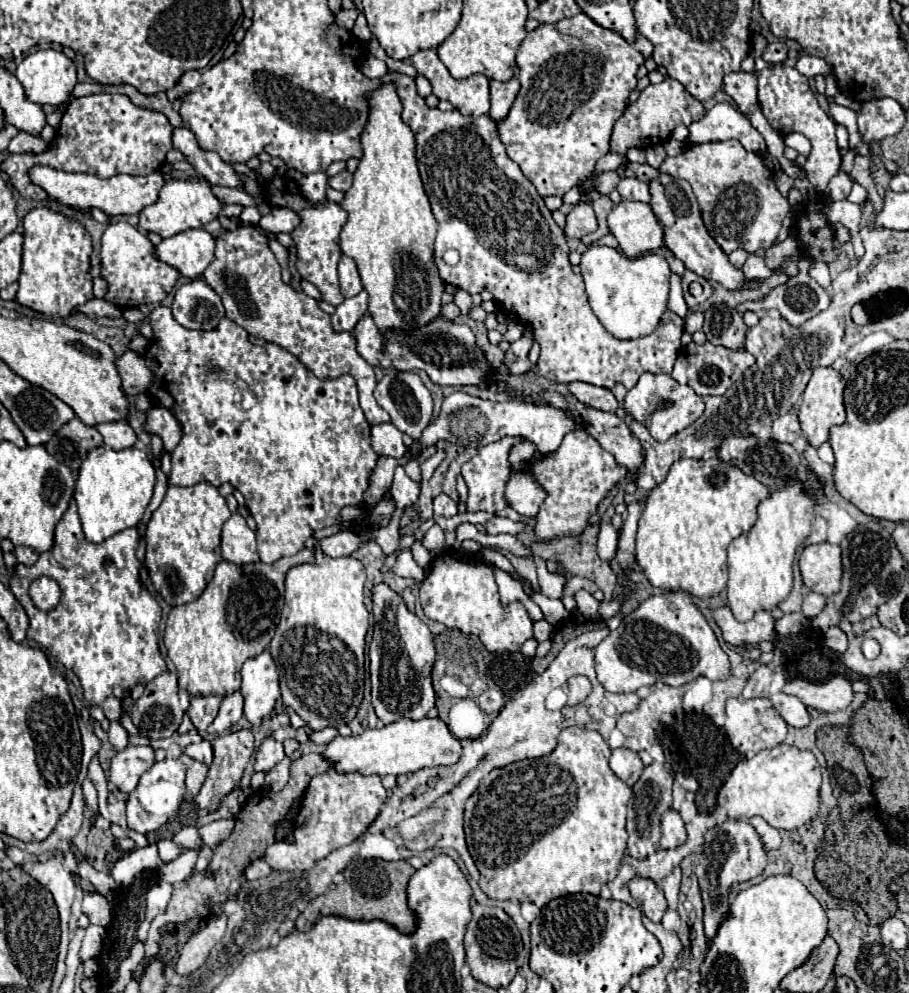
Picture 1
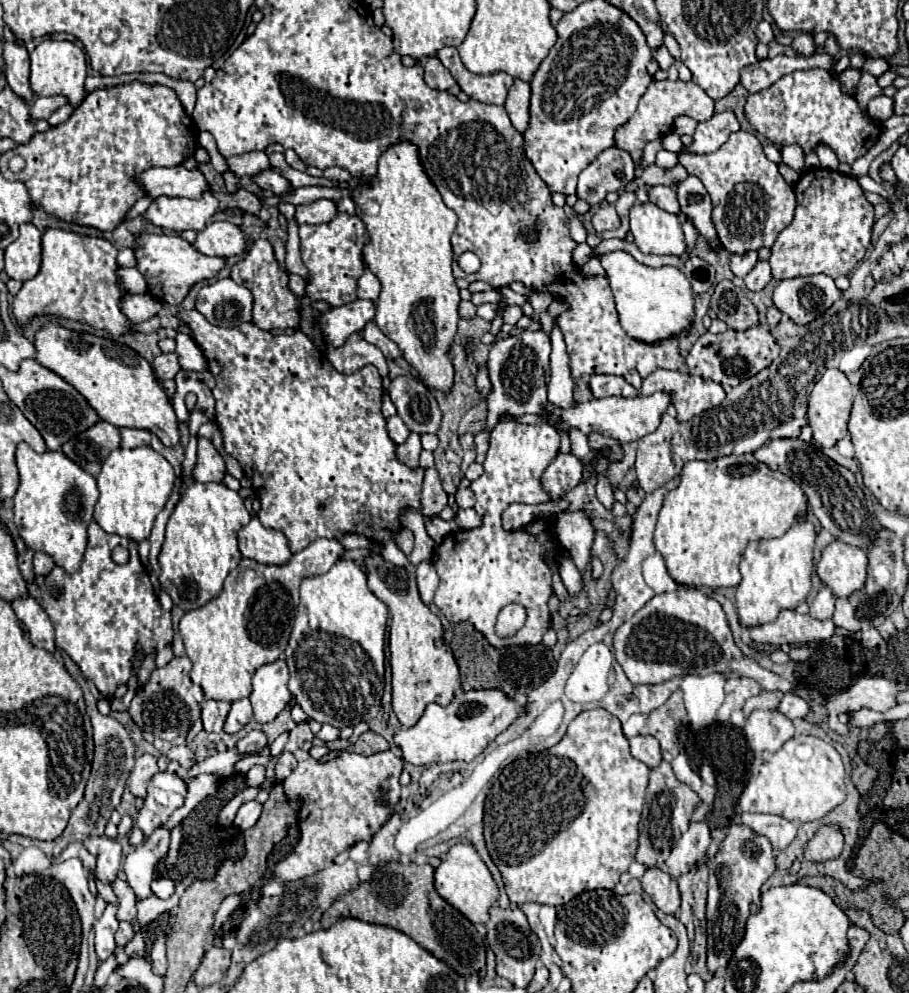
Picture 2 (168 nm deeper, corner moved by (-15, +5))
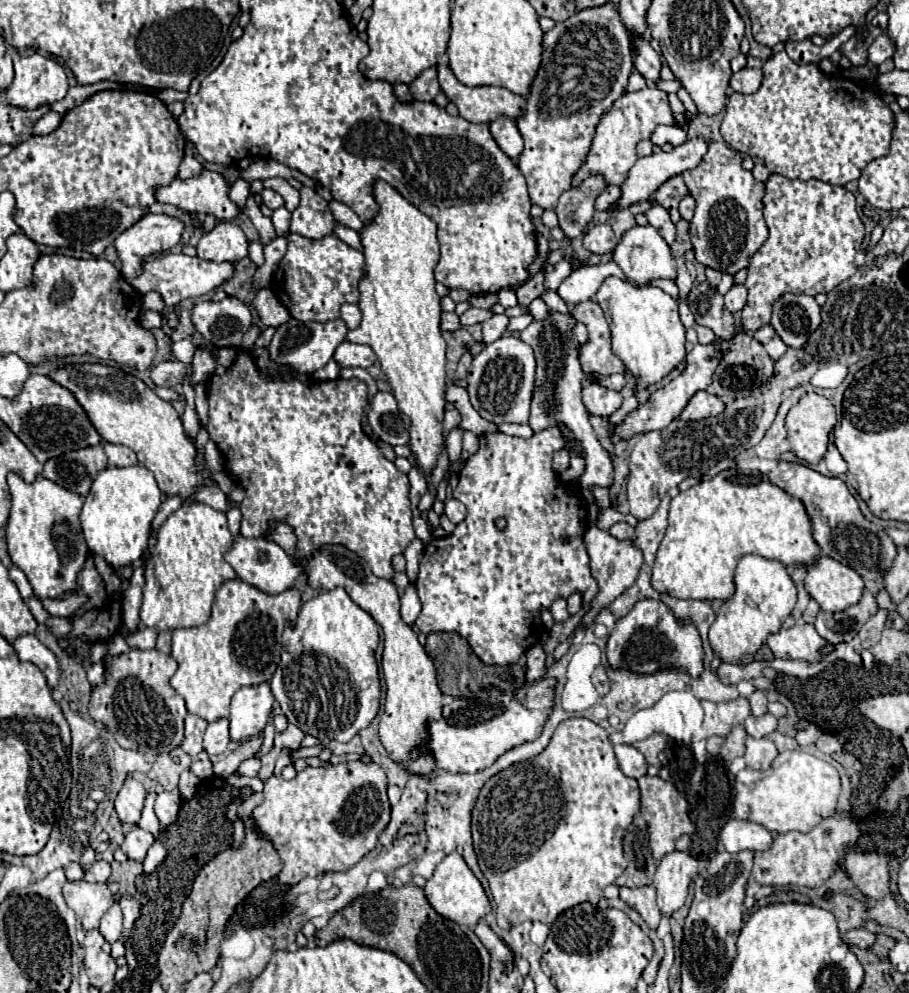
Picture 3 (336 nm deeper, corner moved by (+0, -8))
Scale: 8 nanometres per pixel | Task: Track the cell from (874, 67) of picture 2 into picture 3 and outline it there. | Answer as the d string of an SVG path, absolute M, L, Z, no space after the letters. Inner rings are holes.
M744 67L742 71L734 73L730 79L730 87L736 93L744 93L744 95L752 95L760 89L760 83L764 79L762 69L754 69L754 67Z

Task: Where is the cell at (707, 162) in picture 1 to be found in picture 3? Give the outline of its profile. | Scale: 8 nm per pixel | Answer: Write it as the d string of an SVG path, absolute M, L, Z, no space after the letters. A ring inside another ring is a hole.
M716 141L710 143L700 165L684 171L682 177L690 195L696 199L696 211L690 221L690 237L696 261L732 275L748 267L752 255L768 237L762 203L764 183L756 181L752 171L742 167L742 155L738 151Z

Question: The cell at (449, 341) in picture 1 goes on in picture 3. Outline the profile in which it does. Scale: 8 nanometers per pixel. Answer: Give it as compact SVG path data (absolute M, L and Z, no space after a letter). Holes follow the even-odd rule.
M344 341L334 353L334 359L338 361L340 367L362 367L368 369L370 365L376 363L376 353L368 345L358 345Z

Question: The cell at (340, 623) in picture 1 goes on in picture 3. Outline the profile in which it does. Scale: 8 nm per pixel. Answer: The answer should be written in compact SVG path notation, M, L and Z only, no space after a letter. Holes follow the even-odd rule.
M342 587L320 591L314 599L306 601L300 607L298 617L286 623L282 635L282 661L270 681L272 693L280 703L288 723L320 739L324 745L328 745L330 741L348 743L360 729L368 727L380 707L380 679L374 657L376 647L378 647L376 621L366 611L362 611Z

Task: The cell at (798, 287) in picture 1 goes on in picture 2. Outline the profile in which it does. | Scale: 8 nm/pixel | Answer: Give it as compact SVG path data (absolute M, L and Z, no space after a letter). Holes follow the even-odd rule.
M825 274L781 280L773 292L775 306L785 312L795 324L809 324L821 316L841 292L837 290L833 278Z

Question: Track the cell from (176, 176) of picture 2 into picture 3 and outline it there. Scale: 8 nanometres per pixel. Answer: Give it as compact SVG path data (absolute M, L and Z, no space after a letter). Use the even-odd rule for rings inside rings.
M204 169L200 177L194 177L194 179L174 179L170 185L156 187L154 197L156 197L158 203L174 205L174 207L178 207L184 213L212 213L212 215L216 215L216 219L230 221L230 219L234 219L240 213L240 209L228 199L228 189L230 187L226 185L222 175Z

